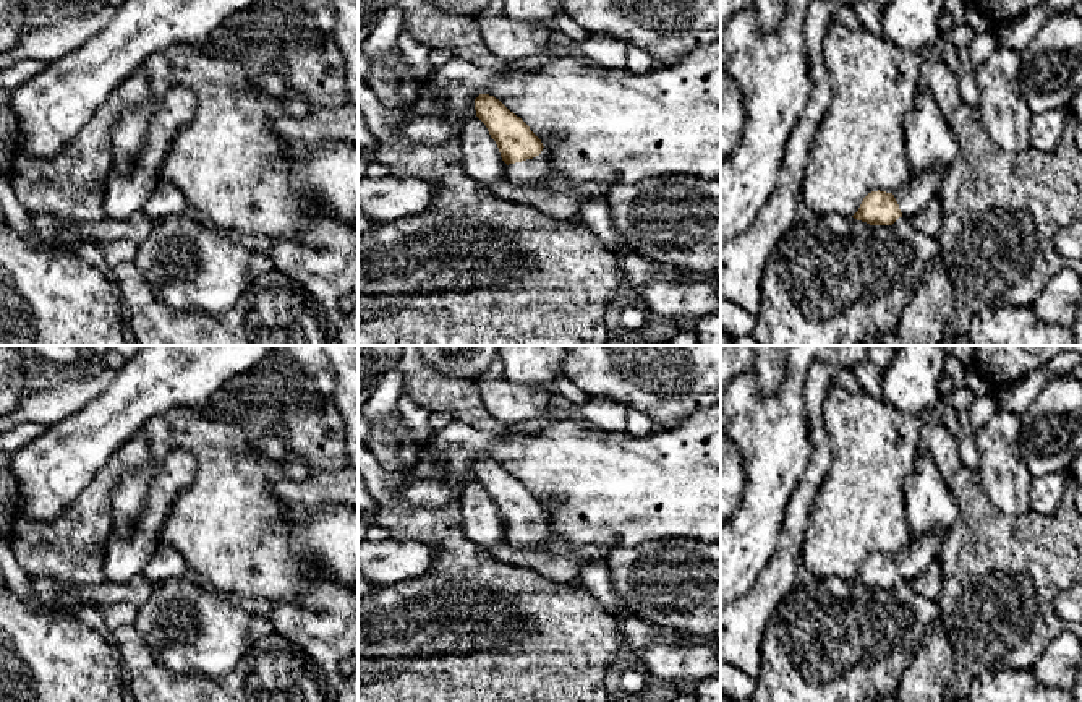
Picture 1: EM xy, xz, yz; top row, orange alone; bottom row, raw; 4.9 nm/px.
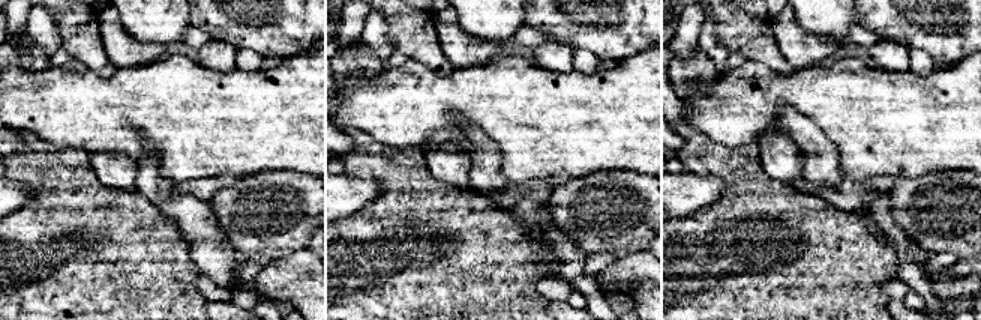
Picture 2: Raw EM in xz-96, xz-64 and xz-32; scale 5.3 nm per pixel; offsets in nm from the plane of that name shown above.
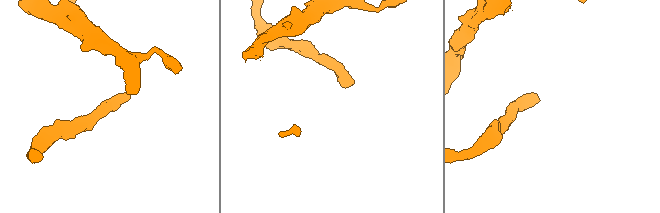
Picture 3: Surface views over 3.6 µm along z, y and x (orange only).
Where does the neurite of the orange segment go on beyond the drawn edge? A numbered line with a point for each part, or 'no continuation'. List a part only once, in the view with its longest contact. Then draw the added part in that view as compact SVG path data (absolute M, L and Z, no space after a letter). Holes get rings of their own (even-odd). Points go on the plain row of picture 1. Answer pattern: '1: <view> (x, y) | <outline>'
1: xz (536, 534) | M536 519L522 525L509 527L505 533L507 541L518 548L544 548L551 538L551 522L544 519Z

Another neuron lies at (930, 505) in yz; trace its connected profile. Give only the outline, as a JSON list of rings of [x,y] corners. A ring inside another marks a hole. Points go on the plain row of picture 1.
[[[927,454],[915,456],[914,469],[907,475],[905,506],[912,541],[935,529],[949,532],[959,519],[959,504]]]

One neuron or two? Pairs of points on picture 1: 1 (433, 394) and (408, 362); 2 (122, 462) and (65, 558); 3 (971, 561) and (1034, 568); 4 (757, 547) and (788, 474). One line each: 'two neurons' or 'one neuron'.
1: one neuron
2: one neuron
3: one neuron
4: one neuron

